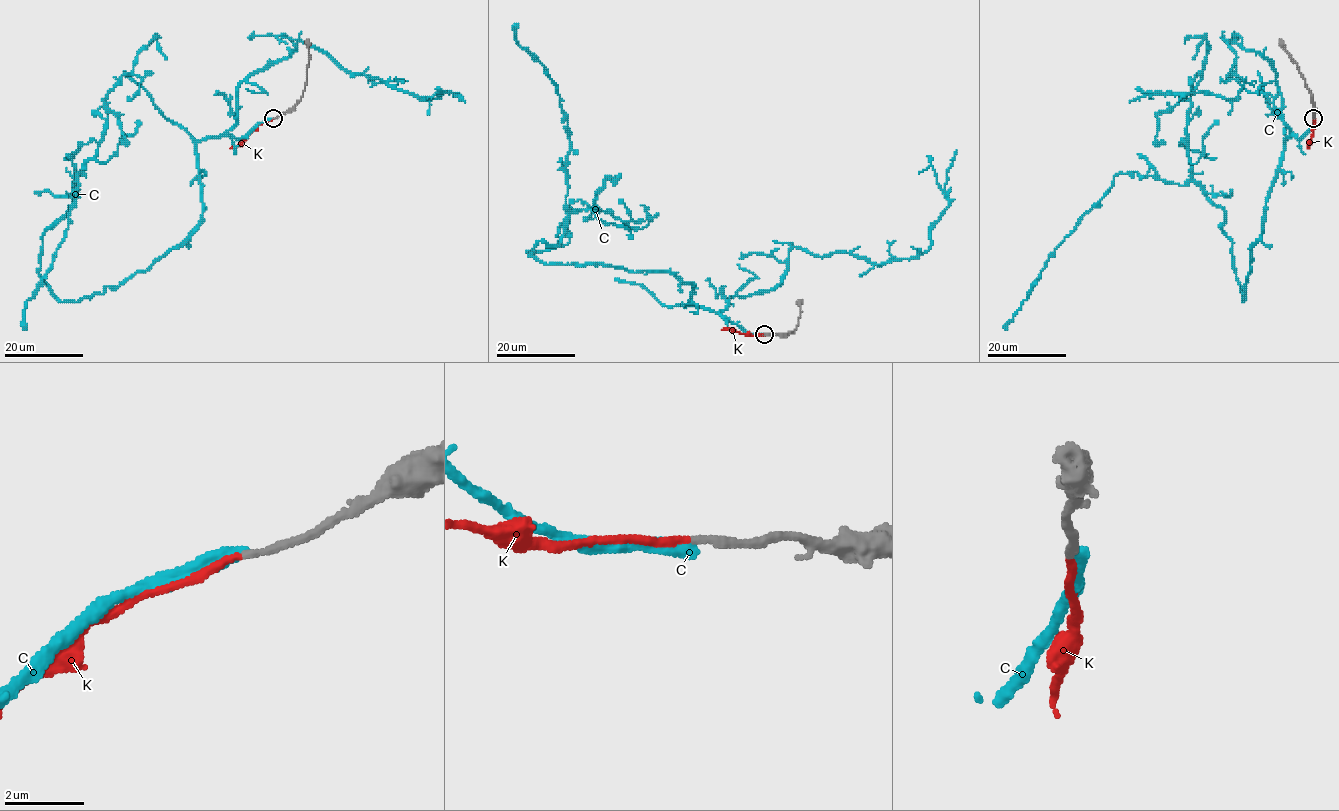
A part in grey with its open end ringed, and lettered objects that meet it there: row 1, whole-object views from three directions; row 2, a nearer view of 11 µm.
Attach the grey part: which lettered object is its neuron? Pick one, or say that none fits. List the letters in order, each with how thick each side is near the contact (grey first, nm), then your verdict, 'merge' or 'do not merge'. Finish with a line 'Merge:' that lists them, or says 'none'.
C: 200 nm thick on the grey side, 360 nm on the other; do not merge
K: 200 nm thick on the grey side, 190 nm on the other; merge
Merge: K

